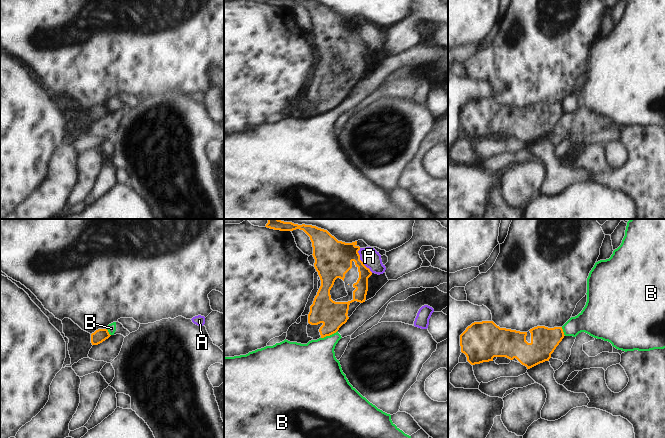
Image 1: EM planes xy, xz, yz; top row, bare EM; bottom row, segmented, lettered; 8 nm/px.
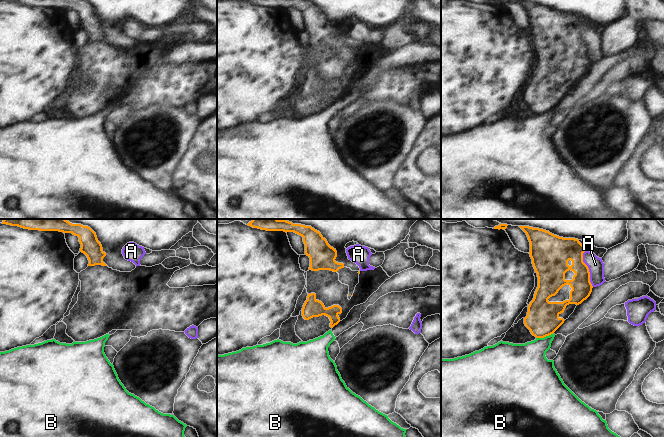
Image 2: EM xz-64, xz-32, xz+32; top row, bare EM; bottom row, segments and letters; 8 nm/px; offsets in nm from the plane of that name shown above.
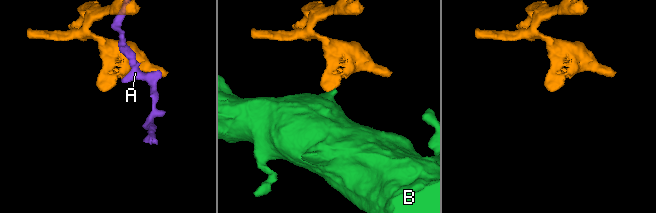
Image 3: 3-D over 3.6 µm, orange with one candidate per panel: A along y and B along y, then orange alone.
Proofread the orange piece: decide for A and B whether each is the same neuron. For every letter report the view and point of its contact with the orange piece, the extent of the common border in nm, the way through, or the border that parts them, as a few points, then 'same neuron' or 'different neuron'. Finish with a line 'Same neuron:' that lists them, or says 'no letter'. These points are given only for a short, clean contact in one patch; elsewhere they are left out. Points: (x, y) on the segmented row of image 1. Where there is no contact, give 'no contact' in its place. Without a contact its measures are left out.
A: xz (360, 260) | 220 nm | different neuron
B: xz (329, 335) | 150 nm | along xz (337, 330), (321, 338) | different neuron
Same neuron: no letter

